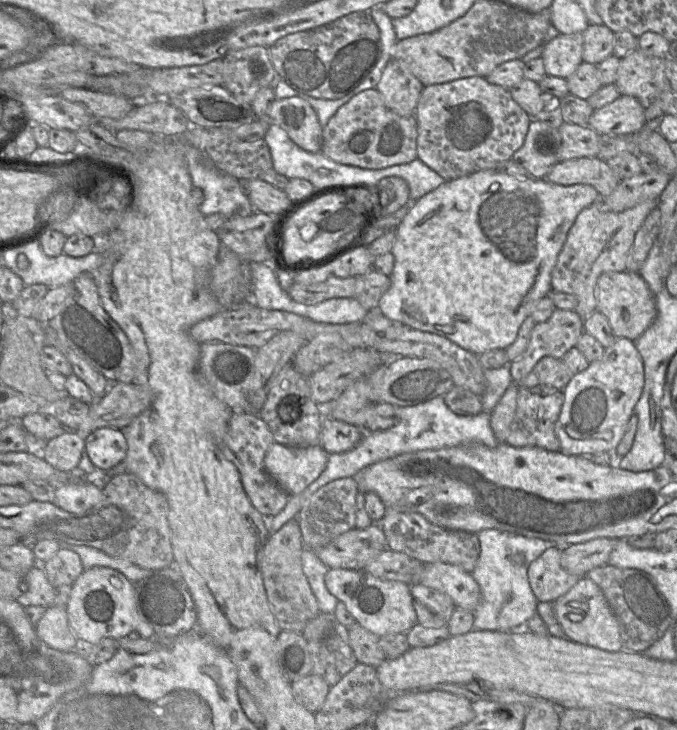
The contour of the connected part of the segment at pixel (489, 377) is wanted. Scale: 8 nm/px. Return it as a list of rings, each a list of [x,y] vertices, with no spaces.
[[[508,365],[484,369],[485,392],[480,396],[482,411],[475,415],[459,415],[445,403],[443,395],[412,406],[396,406],[397,423],[386,430],[365,433],[362,440],[351,450],[342,453],[329,453],[327,464],[322,473],[301,493],[289,495],[285,507],[274,516],[264,516],[269,535],[277,532],[290,519],[296,518],[302,506],[323,485],[344,477],[354,477],[361,470],[382,460],[398,455],[427,449],[455,447],[479,442],[488,447],[496,447],[496,439],[490,426],[490,412],[496,406],[507,387],[514,382]]]

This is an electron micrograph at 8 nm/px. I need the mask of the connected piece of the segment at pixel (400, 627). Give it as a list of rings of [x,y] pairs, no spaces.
[[[329,568],[325,576],[328,590],[343,601],[364,628],[375,634],[408,633],[418,622],[410,585],[398,580],[385,580],[365,569]]]

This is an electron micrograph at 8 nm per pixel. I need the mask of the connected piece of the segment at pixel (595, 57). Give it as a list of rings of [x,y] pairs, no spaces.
[[[604,24],[589,25],[583,35],[583,62],[598,65],[612,55],[614,32]]]

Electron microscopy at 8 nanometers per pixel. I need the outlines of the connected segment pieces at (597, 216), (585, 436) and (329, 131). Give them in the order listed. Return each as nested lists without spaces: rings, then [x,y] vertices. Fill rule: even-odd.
[[[649,200],[621,212],[612,212],[603,210],[600,201],[597,201],[582,209],[577,215],[552,270],[551,287],[556,292],[573,294],[578,300],[575,312],[583,319],[587,318],[597,308],[596,286],[600,275],[608,272],[627,271],[627,259],[633,246],[635,235],[647,216],[657,206],[657,200]]]
[[[617,337],[611,346],[604,349],[601,358],[573,375],[563,389],[564,401],[555,424],[560,451],[570,455],[591,456],[614,450],[626,431],[644,383],[643,360],[635,342]]]
[[[372,88],[355,95],[330,118],[322,133],[321,152],[329,159],[364,169],[382,169],[405,164],[417,158],[418,129],[415,116],[401,116],[391,111],[382,95]]]

